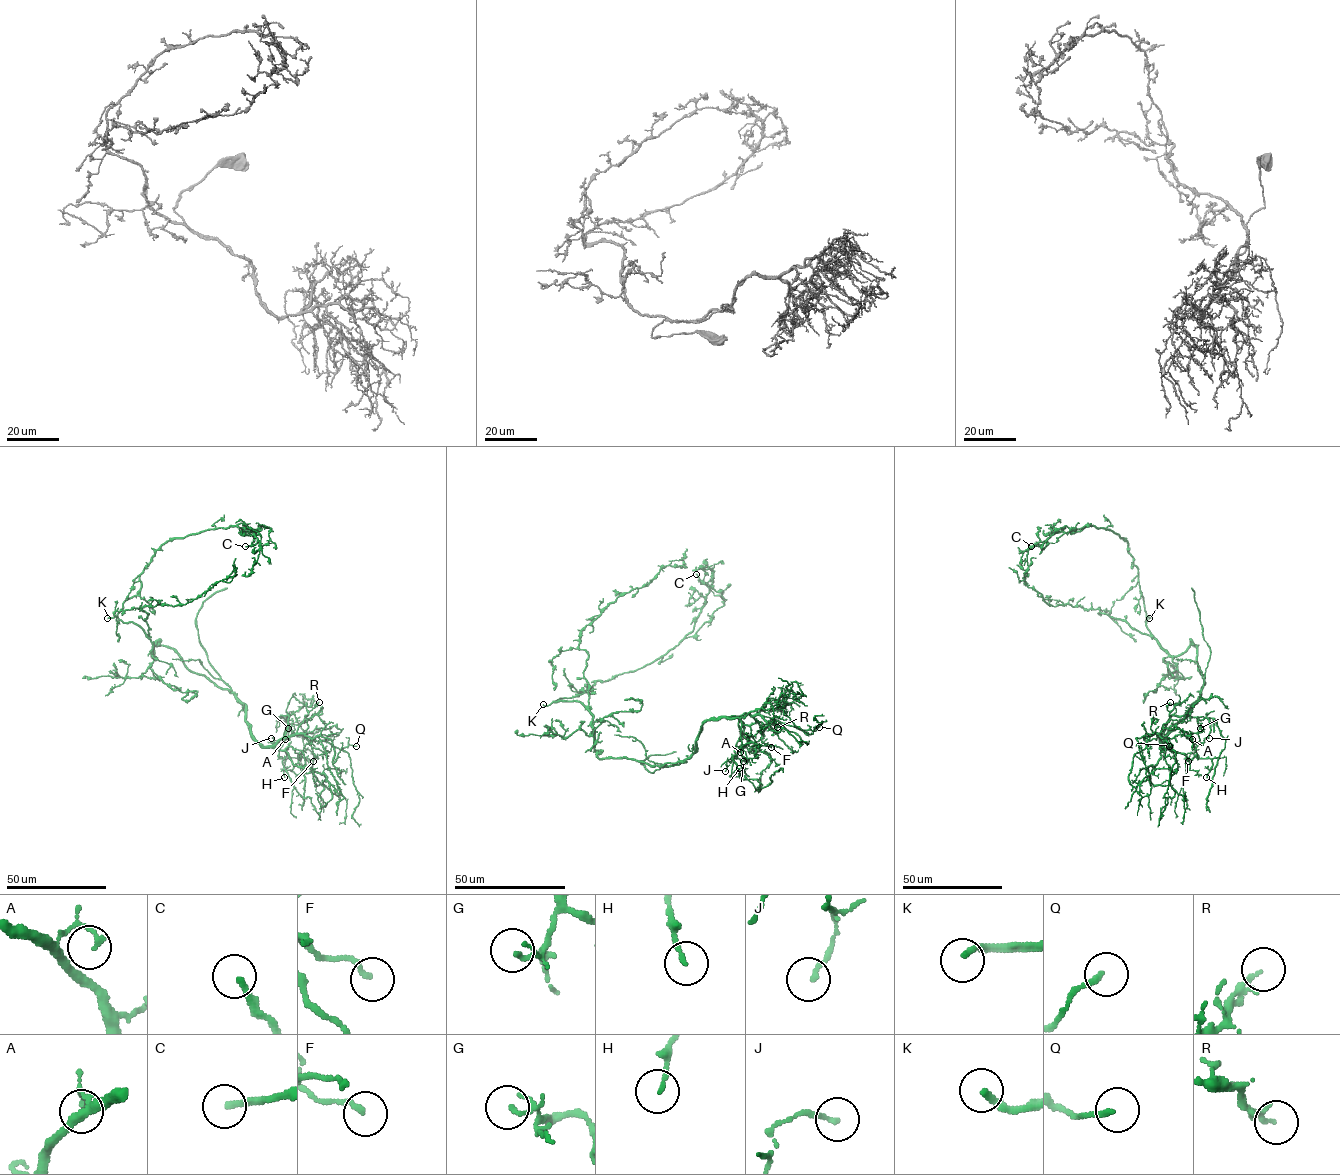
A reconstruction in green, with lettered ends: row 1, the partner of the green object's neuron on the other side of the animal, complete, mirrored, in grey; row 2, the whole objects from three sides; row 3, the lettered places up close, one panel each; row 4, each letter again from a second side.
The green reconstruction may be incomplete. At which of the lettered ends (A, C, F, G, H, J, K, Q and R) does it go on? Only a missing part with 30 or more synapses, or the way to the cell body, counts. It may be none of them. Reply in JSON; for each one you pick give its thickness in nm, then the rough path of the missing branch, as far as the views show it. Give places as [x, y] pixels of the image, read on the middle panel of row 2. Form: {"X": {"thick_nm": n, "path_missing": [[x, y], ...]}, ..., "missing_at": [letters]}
{"C": {"thick_nm": 200, "path_missing": [[696, 574], [690, 567], [691, 561], [689, 566]]}, "K": {"thick_nm": 200, "path_missing": [[543, 704], [537, 704], [534, 708], [539, 706], [537, 700], [537, 706], [532, 711], [518, 717], [531, 719]]}, "missing_at": ["C", "K"]}

